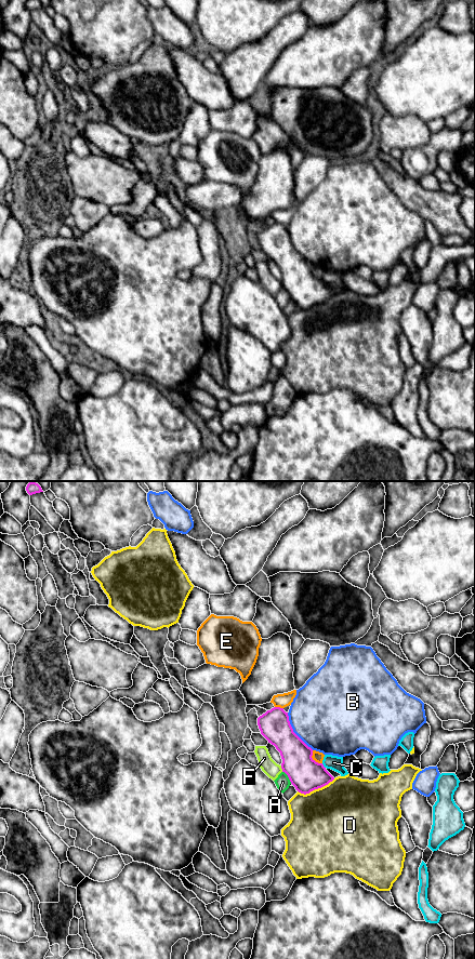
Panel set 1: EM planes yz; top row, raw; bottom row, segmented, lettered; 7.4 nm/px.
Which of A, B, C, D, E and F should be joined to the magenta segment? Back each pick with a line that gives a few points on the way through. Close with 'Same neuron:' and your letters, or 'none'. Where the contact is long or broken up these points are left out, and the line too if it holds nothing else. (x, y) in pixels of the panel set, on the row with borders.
Same neuron: none

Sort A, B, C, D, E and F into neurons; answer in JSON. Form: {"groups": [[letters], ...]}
{"groups": [["A"], ["B"], ["C"], ["D"], ["E"], ["F"]]}

